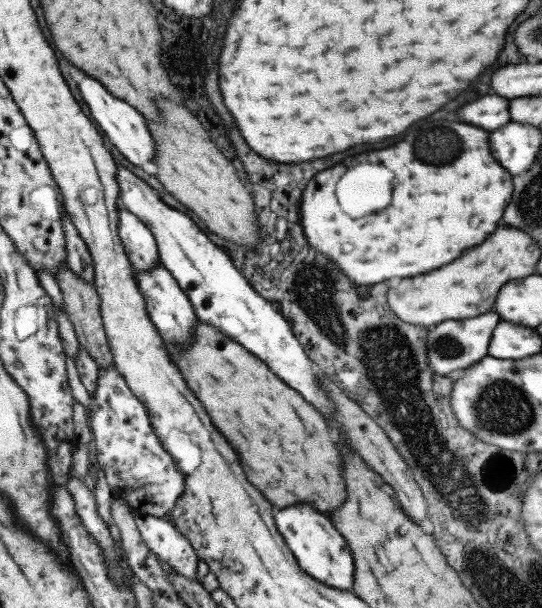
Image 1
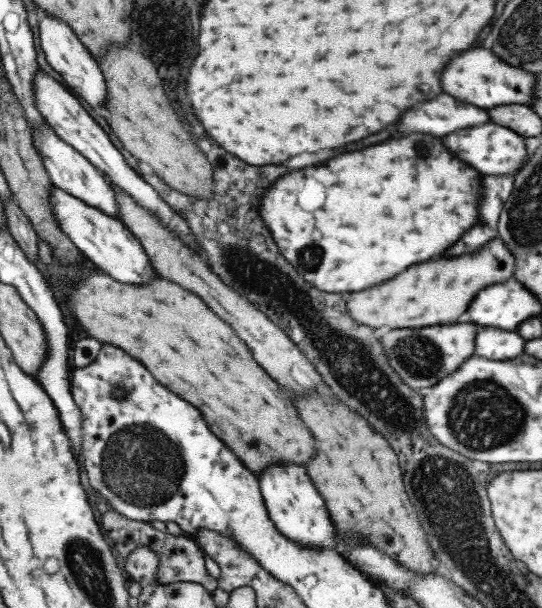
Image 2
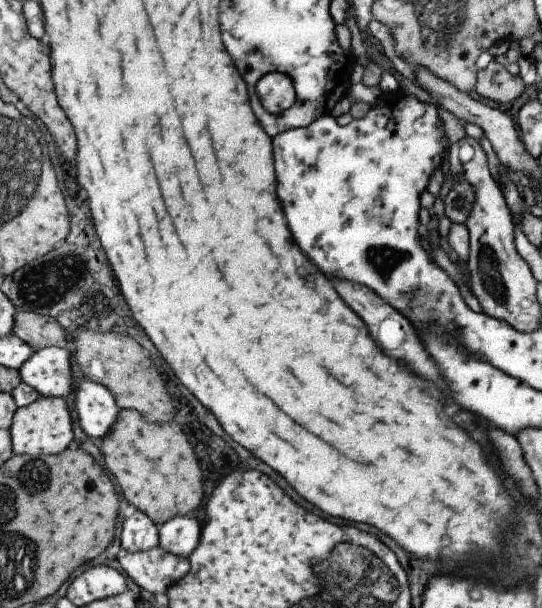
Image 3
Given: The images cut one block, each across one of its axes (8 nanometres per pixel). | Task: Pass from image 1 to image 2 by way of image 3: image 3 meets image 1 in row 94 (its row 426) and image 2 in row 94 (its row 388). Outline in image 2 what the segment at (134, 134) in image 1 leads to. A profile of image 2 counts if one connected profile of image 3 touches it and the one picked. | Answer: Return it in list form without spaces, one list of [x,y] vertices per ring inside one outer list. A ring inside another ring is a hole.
[[[39,13],[38,30],[40,47],[44,52],[47,64],[61,76],[61,80],[68,88],[73,88],[74,96],[83,98],[91,108],[101,108],[105,103],[105,81],[97,60],[83,45],[75,38],[75,34],[64,22],[51,14]]]

